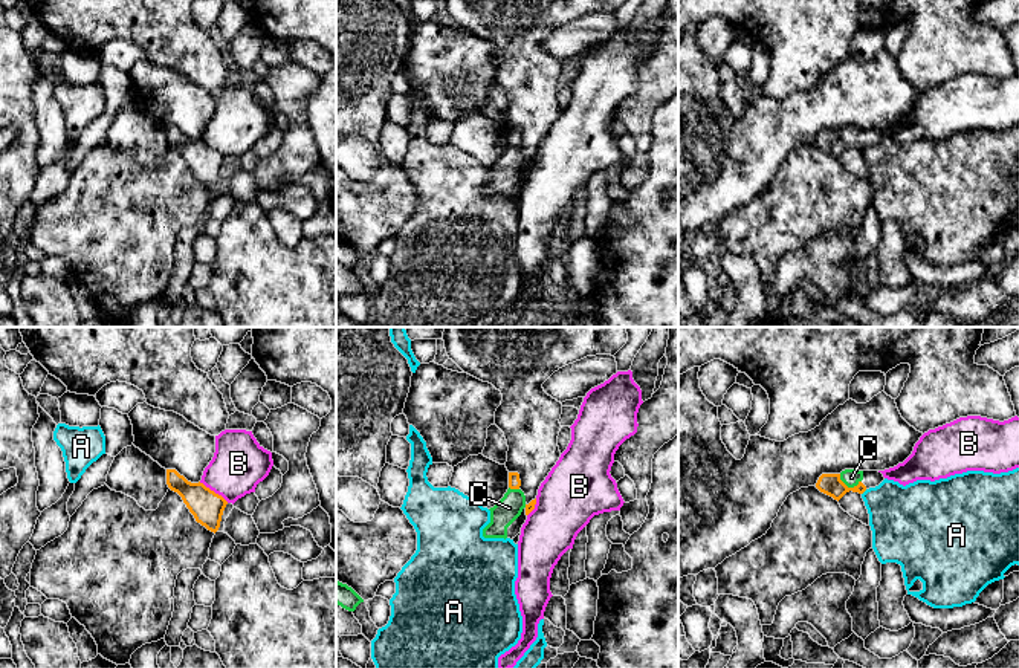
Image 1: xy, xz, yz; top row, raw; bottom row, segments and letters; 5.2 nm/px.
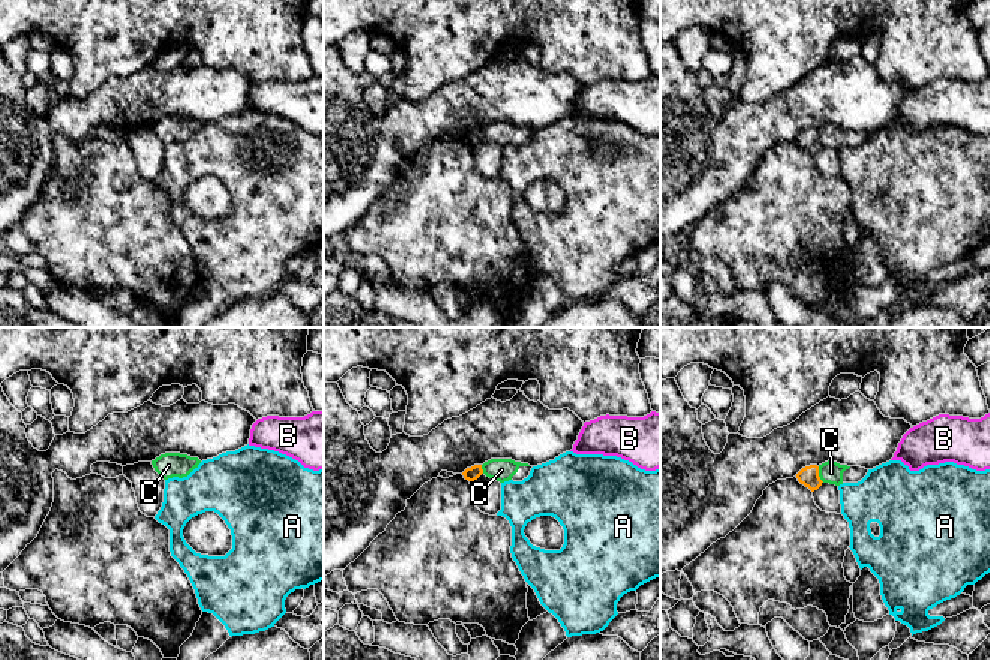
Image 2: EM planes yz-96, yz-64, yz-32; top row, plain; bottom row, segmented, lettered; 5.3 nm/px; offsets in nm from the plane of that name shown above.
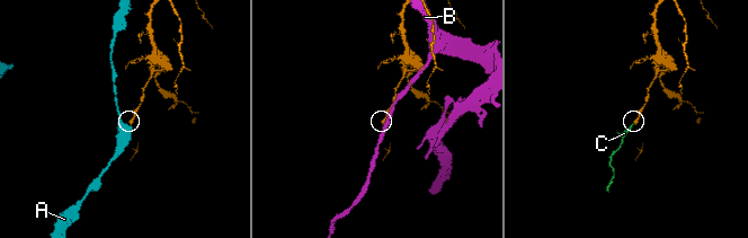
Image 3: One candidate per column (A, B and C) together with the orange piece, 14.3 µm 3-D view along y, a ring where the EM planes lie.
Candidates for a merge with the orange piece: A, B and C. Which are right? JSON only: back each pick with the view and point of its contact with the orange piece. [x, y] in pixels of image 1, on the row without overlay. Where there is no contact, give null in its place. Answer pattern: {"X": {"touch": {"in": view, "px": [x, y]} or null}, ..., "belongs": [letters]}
{"C": {"touch": {"in": "yz", "px": [847, 144]}}, "belongs": ["C"]}

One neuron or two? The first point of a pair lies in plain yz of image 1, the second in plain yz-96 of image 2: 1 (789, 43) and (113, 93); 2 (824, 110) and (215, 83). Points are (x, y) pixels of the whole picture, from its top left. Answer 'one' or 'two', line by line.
1: two
2: one

